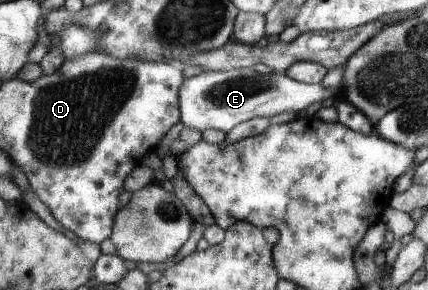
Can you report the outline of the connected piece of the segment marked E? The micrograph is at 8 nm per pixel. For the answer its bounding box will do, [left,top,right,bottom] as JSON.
[181,67,343,134]

